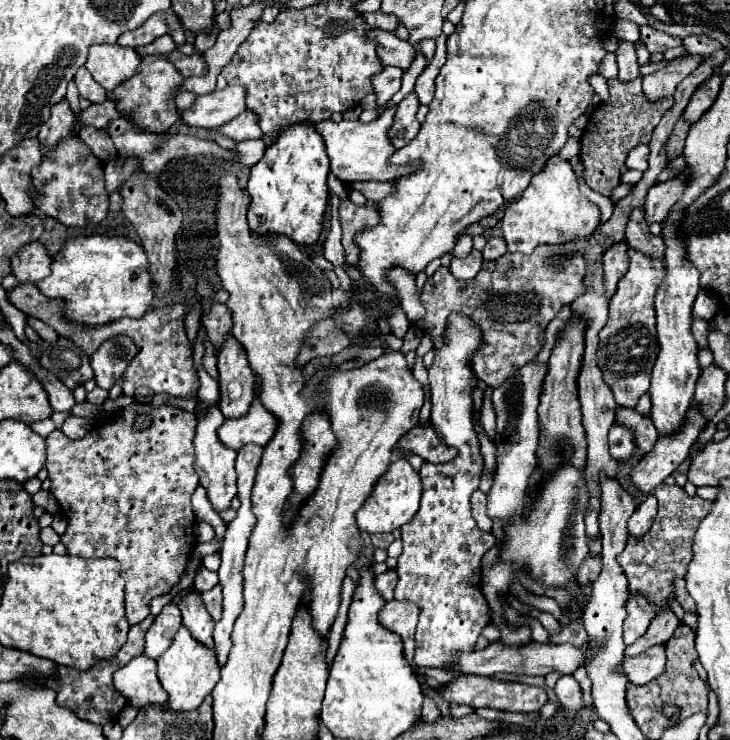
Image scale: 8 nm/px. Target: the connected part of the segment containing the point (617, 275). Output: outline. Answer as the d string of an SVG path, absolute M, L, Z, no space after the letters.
M615 245L605 253L603 259L603 283L605 283L605 297L613 297L619 279L627 273L627 265L629 265L629 257L627 257L627 245Z

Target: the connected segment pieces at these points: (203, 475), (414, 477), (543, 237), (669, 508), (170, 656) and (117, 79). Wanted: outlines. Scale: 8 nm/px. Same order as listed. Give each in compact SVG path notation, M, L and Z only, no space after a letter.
M217 405L207 407L203 413L197 415L197 435L193 439L195 445L195 471L199 475L199 483L207 489L207 497L213 503L215 511L225 511L231 505L231 499L237 495L235 485L235 451L225 447L217 435L217 429L223 425L225 417Z
M399 457L389 465L387 473L375 485L371 497L355 513L357 525L361 531L367 531L367 533L391 533L415 517L415 513L419 509L419 499L421 499L419 473L409 465L407 459Z
M553 155L547 159L543 171L531 179L521 197L505 207L501 231L509 251L531 253L541 243L553 245L591 235L599 227L599 217L599 207L581 195L571 163L559 155Z
M665 483L654 490L654 495L658 501L658 513L653 527L649 533L645 533L645 537L629 537L625 551L617 557L617 561L629 579L629 589L649 595L649 601L657 605L657 611L661 611L669 609L667 599L673 597L673 579L677 575L685 575L685 569L693 555L693 535L699 527L699 521L711 511L713 503L701 497L689 497L681 487Z
M181 625L181 629L177 631L177 635L173 637L171 647L157 659L157 675L159 681L163 685L163 689L169 693L169 707L175 711L193 711L201 705L201 701L215 689L217 681L219 681L219 663L217 663L217 655L215 649L205 647L203 643L199 643L197 639L193 639L193 635L189 633L189 629L185 625Z
M91 45L89 47L89 57L87 57L87 71L91 77L105 89L111 91L115 89L121 81L129 79L137 65L141 63L139 55L131 47L121 47L121 45Z

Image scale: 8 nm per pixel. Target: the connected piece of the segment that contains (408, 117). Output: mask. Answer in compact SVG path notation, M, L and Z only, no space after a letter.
M411 93L407 99L403 99L397 107L397 115L395 121L389 129L389 139L393 141L395 147L405 147L419 131L419 121L415 119L415 113L419 109L419 101L415 97L415 93Z

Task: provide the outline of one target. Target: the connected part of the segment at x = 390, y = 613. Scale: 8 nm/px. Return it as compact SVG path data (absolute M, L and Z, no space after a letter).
M389 601L379 613L381 625L387 625L387 629L401 635L405 643L407 661L413 661L413 649L415 649L413 637L415 637L417 619L419 619L419 605L409 601Z

